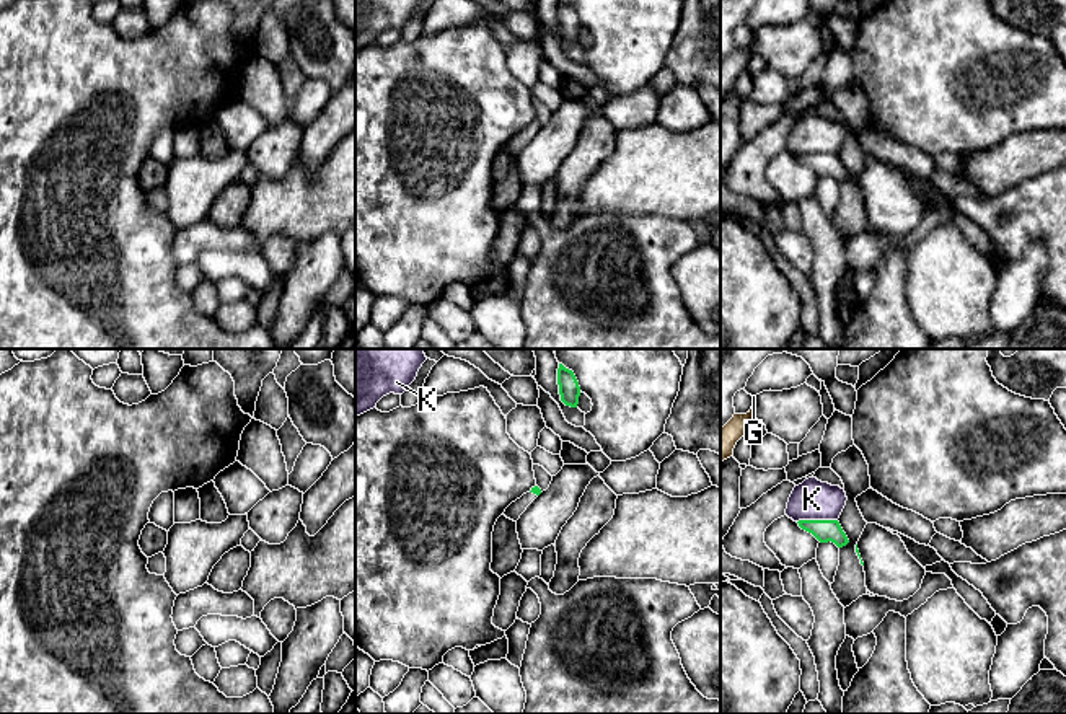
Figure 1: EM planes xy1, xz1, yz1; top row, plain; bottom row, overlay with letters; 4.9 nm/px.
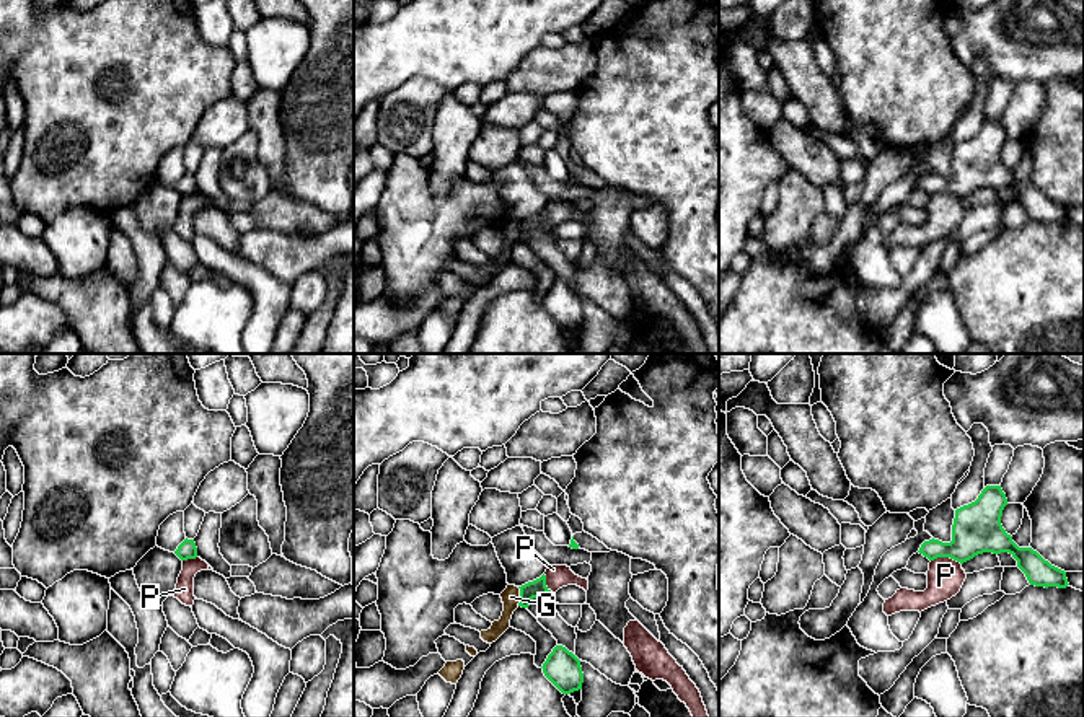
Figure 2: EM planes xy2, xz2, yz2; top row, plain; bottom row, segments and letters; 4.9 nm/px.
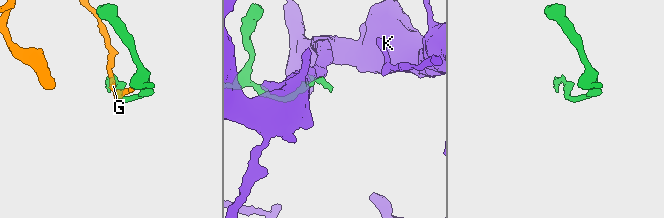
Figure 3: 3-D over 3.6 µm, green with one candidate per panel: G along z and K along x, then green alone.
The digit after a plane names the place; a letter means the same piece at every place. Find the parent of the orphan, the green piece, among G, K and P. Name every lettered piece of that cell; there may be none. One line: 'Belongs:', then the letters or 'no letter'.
Belongs: no letter

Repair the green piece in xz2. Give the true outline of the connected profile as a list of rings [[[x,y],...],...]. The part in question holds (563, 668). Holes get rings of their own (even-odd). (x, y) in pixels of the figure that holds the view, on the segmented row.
[[[556,645],[543,663],[544,676],[562,693],[582,689],[584,673],[580,660],[562,645]]]

